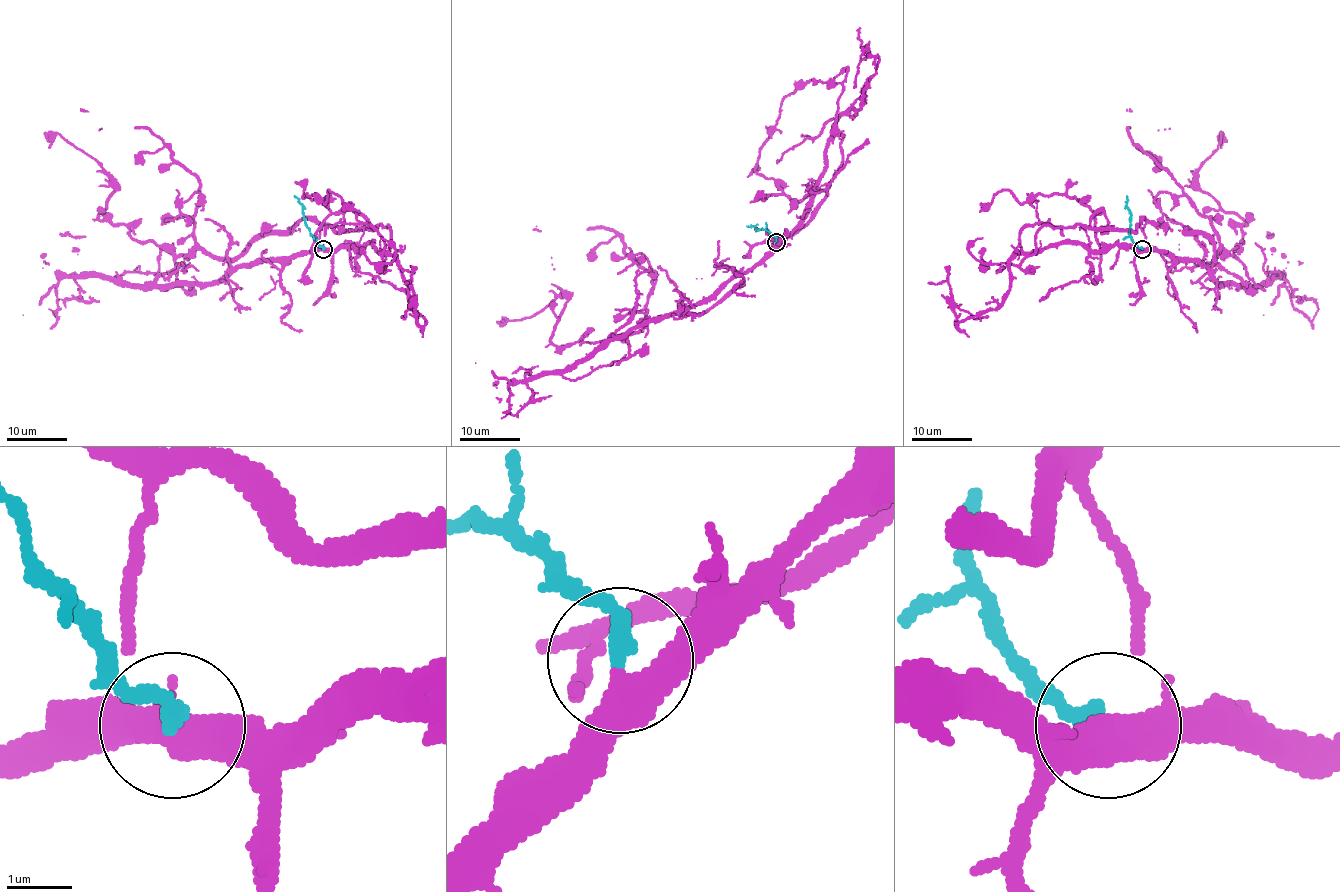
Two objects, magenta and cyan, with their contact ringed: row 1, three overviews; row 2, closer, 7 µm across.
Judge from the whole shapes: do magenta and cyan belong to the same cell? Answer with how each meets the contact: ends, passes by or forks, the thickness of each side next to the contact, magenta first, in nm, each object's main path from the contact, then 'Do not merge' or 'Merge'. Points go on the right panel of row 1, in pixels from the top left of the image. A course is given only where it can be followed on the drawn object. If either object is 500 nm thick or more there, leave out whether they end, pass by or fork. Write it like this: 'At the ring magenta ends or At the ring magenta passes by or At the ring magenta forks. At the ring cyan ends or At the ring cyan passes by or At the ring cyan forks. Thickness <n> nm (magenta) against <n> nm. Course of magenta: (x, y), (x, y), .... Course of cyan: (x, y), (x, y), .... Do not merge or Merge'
At the ring magenta passes by. At the ring cyan ends. Thickness 480 nm (magenta) against 300 nm. Course of magenta: (1143, 248), (1032, 254), (1044, 226), (1090, 227), (1100, 210), (1073, 197), (1000, 191), (979, 212). Course of cyan: (1143, 248), (1135, 244), (1129, 233), (1131, 210), (1126, 204), (1126, 195). Merge

